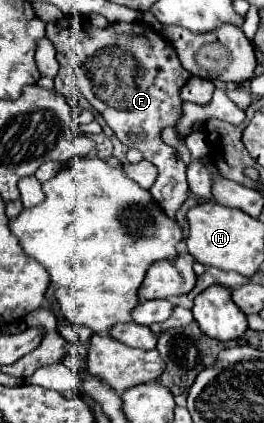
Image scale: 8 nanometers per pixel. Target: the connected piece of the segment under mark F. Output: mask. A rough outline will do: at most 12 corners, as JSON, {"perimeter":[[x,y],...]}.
{"perimeter":[[46,24],[80,92],[158,168],[174,218],[186,166],[160,140],[192,74],[142,24]]}

